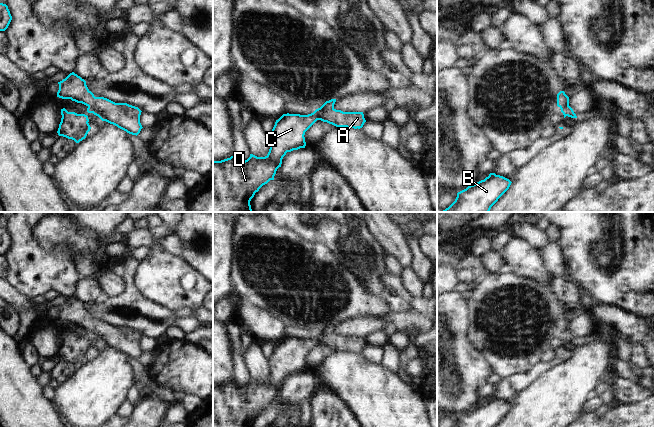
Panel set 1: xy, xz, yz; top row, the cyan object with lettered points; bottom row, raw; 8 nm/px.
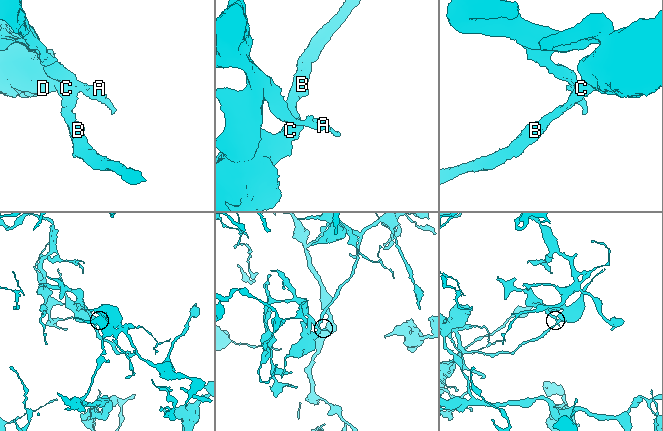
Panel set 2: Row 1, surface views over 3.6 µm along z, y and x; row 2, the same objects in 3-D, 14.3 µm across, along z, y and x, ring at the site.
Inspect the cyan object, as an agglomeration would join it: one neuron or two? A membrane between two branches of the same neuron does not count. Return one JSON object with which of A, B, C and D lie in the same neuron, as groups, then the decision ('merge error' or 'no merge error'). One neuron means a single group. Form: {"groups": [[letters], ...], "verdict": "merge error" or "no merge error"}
{"groups": [["A"], ["B", "C", "D"]], "verdict": "merge error"}

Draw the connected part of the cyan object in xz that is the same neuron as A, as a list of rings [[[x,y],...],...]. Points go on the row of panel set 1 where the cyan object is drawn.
[[[336,99],[326,101],[320,108],[314,112],[318,120],[327,122],[336,127],[347,127],[360,129],[366,122],[363,112],[343,112],[336,110],[334,104]]]

